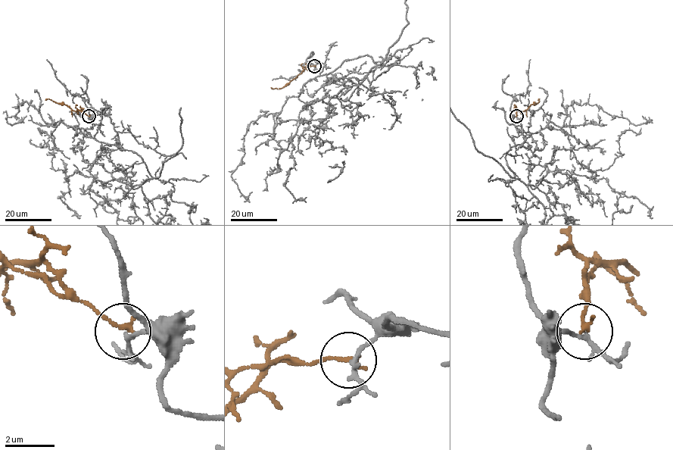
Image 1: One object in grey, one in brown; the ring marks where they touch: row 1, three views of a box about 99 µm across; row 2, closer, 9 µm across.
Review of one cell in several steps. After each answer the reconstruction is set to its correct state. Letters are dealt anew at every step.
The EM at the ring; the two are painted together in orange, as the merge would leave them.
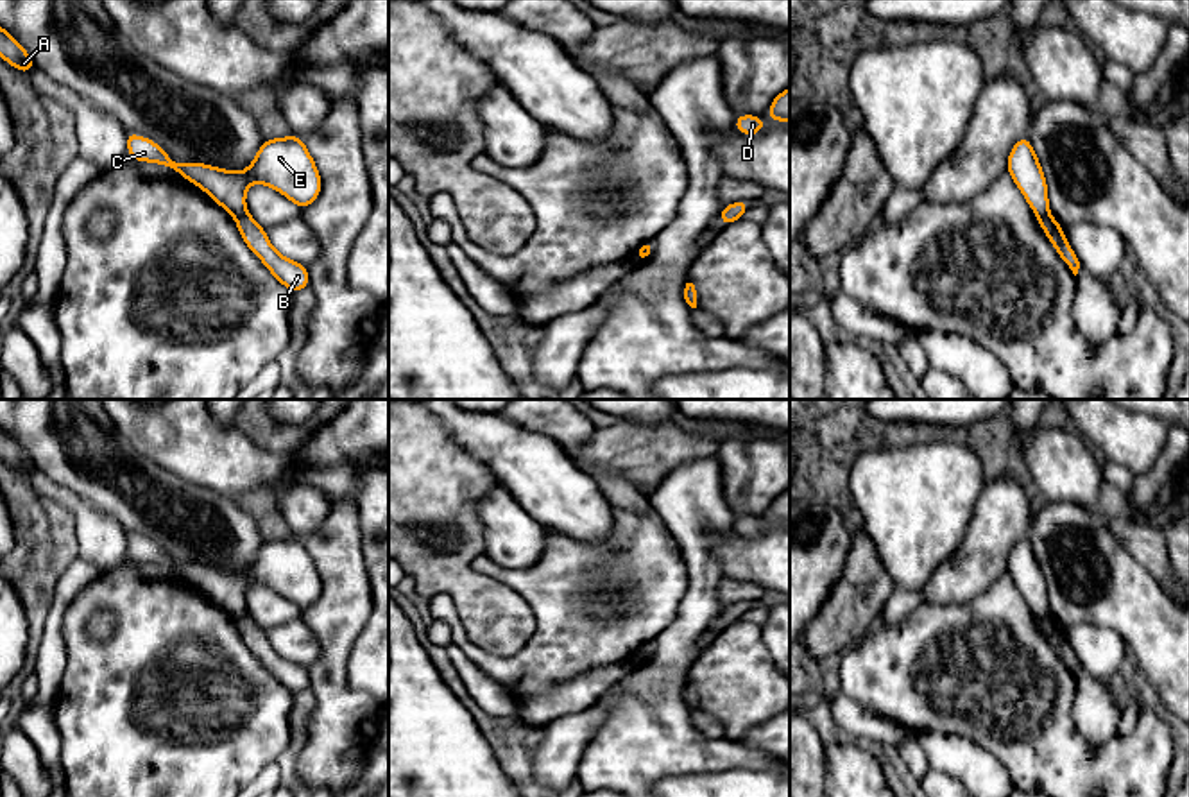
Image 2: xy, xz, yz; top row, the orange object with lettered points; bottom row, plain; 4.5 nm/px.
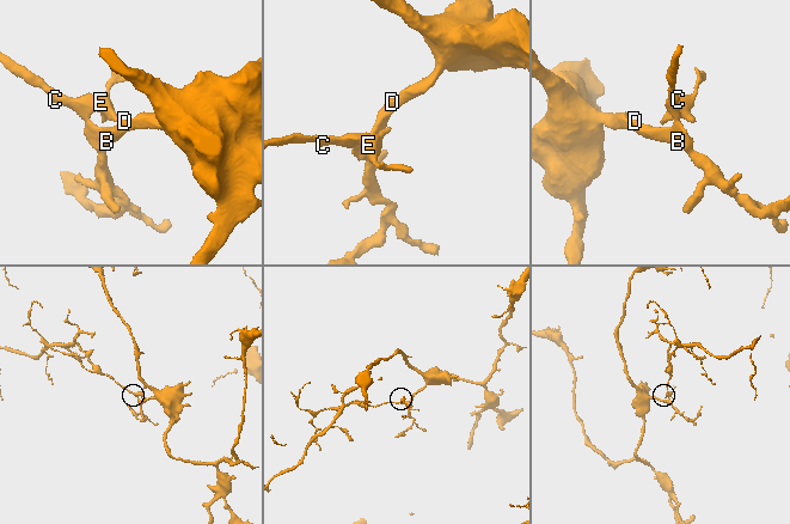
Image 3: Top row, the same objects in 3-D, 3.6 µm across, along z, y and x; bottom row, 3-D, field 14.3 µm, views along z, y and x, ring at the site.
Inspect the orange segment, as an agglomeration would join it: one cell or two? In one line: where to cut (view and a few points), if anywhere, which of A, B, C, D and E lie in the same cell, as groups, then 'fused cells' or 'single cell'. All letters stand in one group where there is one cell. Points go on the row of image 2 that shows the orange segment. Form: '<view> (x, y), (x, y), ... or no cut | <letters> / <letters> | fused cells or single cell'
xy (246, 212), (235, 217) | A C E / B D | fused cells

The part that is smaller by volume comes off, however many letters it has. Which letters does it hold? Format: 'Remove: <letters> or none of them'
Remove: A, C, E

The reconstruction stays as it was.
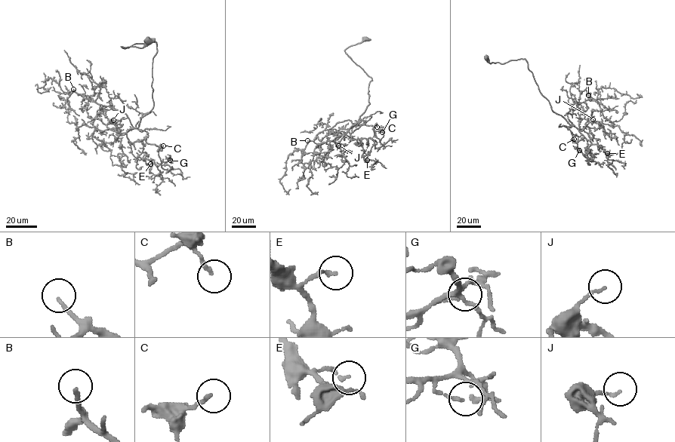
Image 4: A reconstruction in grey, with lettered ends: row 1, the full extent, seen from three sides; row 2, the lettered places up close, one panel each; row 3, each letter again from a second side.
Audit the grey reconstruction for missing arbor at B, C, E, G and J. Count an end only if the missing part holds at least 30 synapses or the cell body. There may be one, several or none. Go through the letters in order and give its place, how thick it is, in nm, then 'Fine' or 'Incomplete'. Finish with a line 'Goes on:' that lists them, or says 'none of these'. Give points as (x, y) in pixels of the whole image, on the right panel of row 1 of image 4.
B: Place: (588, 95). Thickness 150 nm. Incomplete
C: Place: (574, 139). Thickness 160 nm. Fine
E: Place: (607, 153). Thickness 130 nm. Fine
G: Place: (579, 150). Thickness 140 nm. Fine
J: Place: (593, 119). Thickness 110 nm. Fine
Goes on: B

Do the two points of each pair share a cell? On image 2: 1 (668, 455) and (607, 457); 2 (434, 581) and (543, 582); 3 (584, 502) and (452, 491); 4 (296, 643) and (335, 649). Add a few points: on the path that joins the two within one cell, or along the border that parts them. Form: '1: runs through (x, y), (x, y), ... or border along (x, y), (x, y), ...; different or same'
1: runs through (654, 455), (622, 455); same
2: border along (470, 563), (477, 572), (507, 584), (532, 609); different
3: border along (471, 454), (489, 468), (500, 484); different
4: border along (299, 617), (319, 647), (319, 656), (307, 668); different

